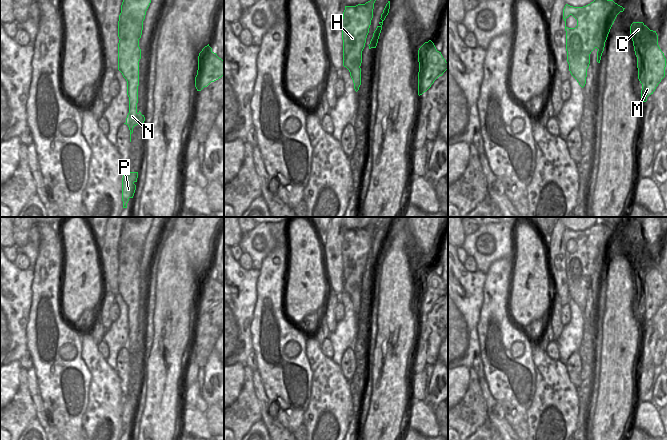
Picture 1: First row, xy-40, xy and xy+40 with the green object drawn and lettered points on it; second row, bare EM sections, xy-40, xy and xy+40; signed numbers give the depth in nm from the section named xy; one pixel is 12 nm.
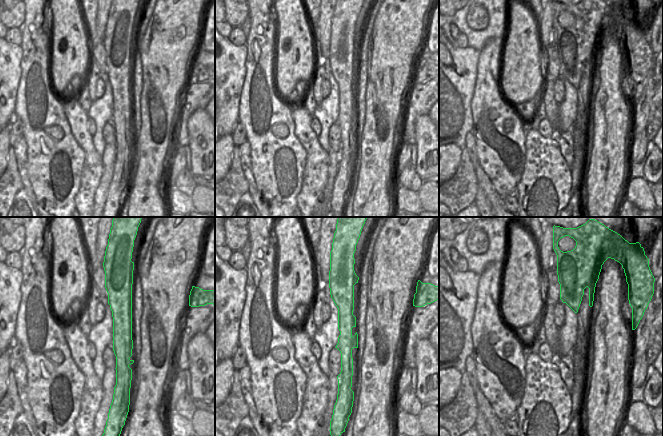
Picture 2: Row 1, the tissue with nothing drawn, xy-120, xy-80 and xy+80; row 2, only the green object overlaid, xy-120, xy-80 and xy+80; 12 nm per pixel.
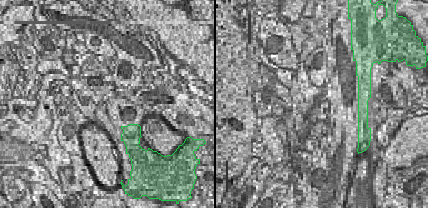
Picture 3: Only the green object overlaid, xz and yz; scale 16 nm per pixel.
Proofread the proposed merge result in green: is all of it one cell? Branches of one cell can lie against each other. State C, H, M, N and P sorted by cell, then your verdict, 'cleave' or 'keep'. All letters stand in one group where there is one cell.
groups C H M / N P; cleave

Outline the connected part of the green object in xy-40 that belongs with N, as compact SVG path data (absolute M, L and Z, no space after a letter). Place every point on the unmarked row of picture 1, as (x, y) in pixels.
M120 263L118 267L118 294L127 305L127 319L129 321L129 337L126 348L130 354L130 366L133 352L144 348L145 341L137 335L139 310L139 285L141 273L139 263Z

